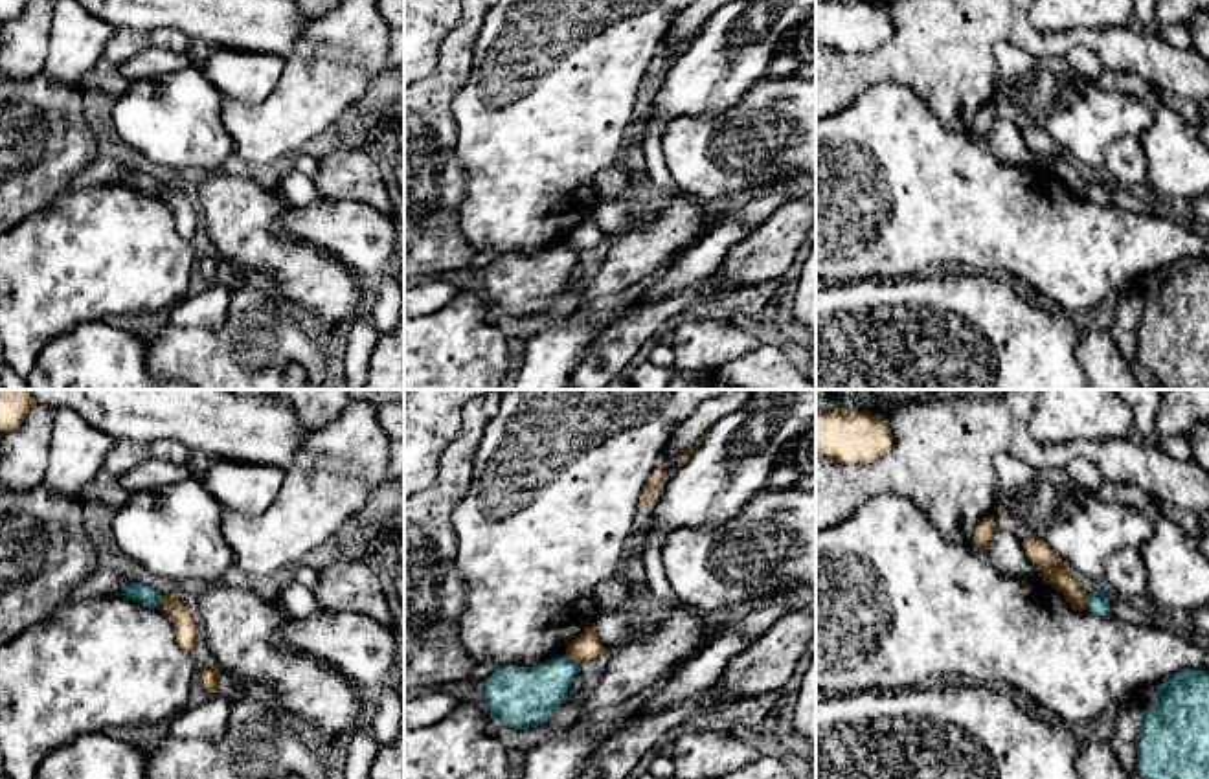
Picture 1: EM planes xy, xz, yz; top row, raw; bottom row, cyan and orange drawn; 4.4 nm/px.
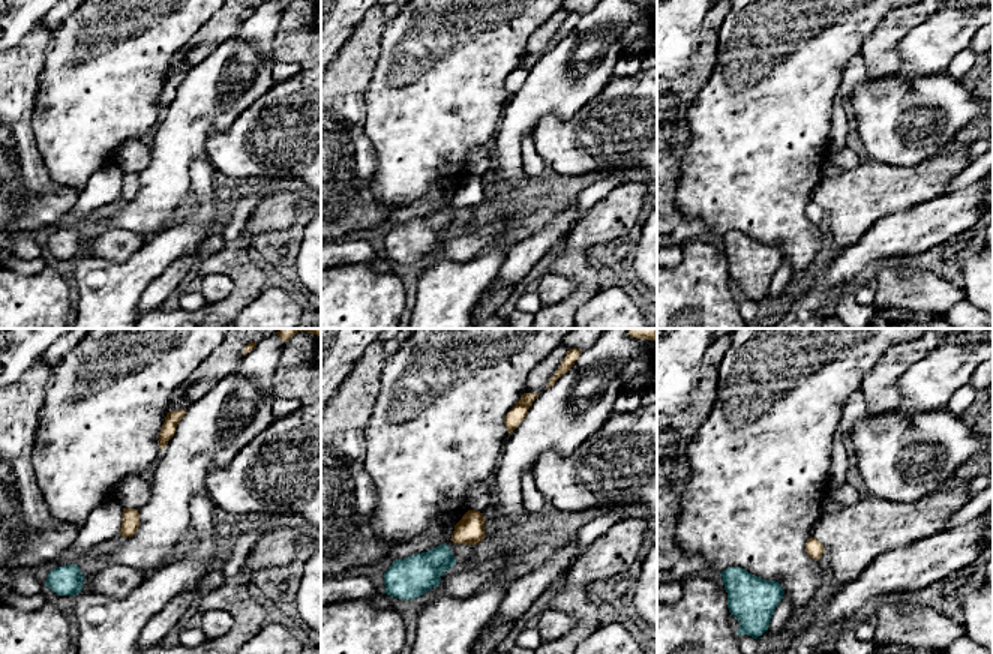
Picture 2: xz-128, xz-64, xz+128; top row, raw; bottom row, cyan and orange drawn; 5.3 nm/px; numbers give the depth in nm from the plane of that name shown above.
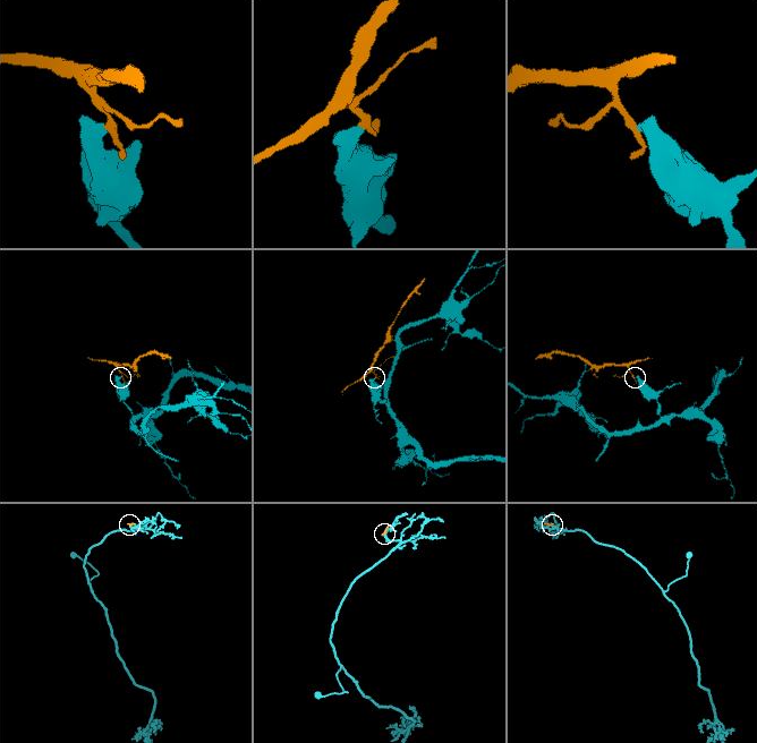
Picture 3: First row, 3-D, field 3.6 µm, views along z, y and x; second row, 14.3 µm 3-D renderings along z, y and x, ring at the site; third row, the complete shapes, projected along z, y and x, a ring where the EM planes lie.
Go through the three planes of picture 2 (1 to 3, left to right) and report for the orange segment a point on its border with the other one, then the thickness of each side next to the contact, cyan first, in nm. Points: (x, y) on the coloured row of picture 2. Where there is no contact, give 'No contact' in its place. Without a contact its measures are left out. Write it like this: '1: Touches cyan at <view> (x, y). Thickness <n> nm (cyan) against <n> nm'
1: No contact
2: No contact
3: No contact

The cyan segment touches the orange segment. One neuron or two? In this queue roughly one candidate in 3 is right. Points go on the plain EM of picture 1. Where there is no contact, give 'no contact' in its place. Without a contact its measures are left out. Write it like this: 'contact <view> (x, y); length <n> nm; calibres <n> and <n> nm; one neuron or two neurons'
contact xz (572, 248); length 90 nm; calibres 260 and 120 nm; two neurons

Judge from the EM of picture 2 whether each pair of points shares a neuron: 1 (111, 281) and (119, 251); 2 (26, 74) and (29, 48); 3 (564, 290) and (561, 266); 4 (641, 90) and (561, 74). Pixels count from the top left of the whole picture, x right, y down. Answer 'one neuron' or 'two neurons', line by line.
1: two neurons
2: one neuron
3: two neurons
4: two neurons

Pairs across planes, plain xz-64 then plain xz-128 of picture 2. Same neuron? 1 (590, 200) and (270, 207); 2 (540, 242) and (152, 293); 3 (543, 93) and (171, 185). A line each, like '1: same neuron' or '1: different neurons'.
1: different neurons
2: same neuron
3: same neuron

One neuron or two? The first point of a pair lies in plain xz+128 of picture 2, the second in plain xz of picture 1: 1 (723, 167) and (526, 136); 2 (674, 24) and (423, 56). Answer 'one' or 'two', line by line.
1: one
2: one

